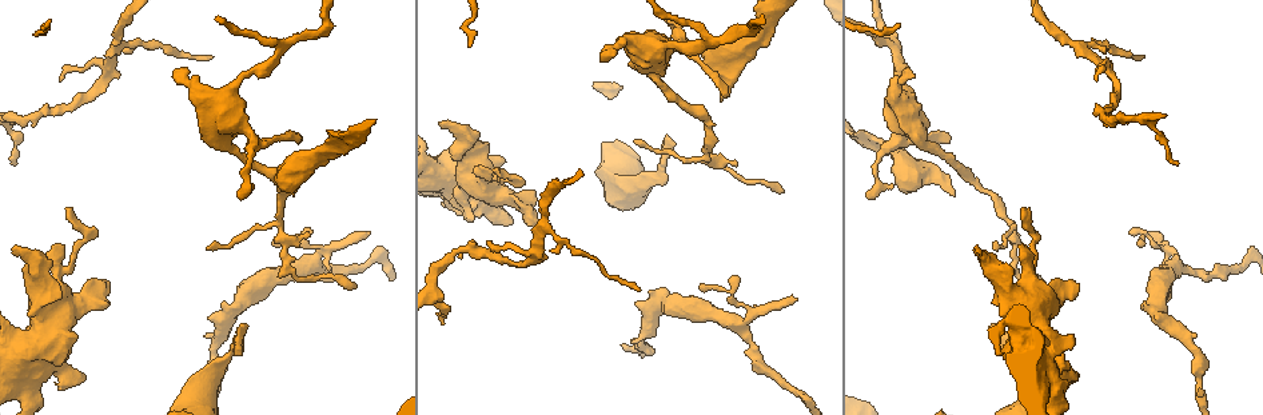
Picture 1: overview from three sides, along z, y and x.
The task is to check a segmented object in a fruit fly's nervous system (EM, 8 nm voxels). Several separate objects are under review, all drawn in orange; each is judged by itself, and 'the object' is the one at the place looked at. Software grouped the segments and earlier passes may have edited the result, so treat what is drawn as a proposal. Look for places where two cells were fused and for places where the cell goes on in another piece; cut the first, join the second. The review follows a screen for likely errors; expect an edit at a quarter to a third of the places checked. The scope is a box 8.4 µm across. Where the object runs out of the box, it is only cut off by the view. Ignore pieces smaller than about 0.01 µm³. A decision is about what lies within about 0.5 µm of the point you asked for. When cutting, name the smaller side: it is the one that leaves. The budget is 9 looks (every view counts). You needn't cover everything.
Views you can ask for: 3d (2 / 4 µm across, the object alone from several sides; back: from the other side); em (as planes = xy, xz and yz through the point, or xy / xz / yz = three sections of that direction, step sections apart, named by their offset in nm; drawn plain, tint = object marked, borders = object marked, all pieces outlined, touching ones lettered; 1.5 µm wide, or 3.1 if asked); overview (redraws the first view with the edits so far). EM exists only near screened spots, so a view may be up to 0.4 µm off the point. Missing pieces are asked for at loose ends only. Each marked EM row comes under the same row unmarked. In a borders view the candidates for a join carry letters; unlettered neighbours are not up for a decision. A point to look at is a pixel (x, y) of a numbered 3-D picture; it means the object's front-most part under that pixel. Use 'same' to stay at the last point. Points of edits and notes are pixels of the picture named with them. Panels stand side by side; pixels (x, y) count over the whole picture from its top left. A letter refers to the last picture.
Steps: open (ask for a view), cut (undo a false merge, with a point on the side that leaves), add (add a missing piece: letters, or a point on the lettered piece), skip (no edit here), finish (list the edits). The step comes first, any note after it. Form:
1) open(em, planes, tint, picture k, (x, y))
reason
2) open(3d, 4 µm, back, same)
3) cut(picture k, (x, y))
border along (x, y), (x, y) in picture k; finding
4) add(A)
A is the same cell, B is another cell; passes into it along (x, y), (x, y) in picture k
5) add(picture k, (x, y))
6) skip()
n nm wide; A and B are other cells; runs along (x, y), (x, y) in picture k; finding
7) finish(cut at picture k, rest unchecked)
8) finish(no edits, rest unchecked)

open(em, yz, step 8, tint, picture 1, (367, 231))
tapers out

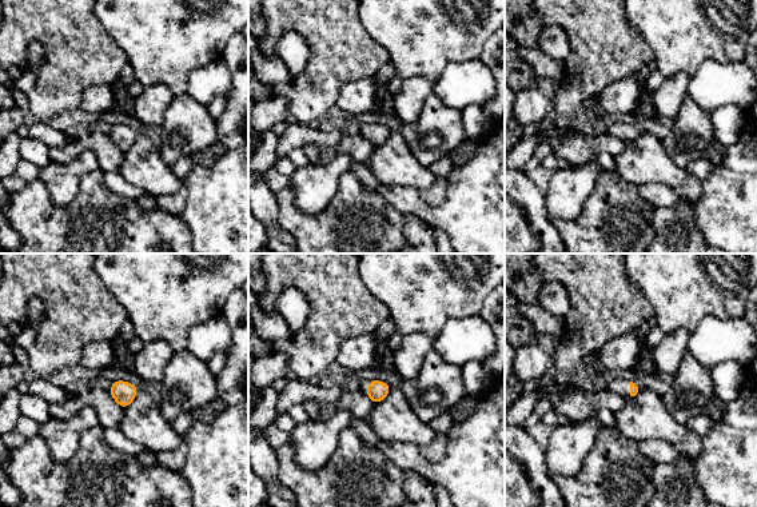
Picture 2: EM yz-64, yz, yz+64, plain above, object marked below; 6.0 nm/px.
open(em, planes, borders, same)

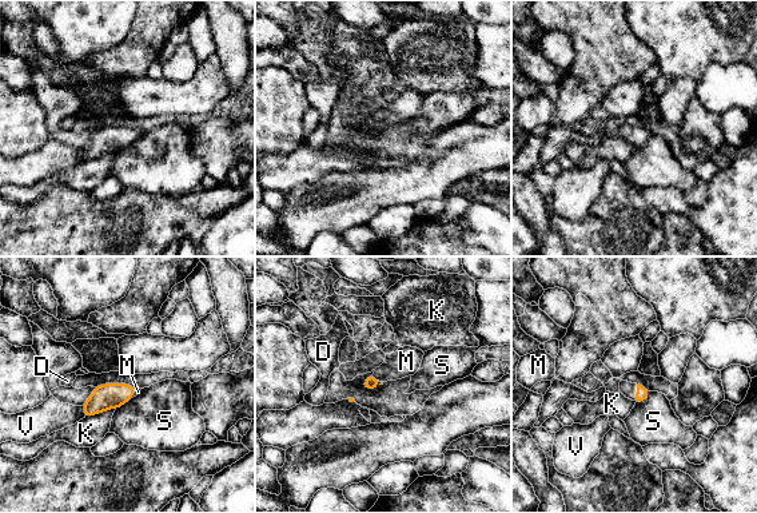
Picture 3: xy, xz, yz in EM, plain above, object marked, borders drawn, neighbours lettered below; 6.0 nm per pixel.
add(M)
M is the same cell, D, K, S and V are other cells; the cell continues

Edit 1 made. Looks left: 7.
open(overview)

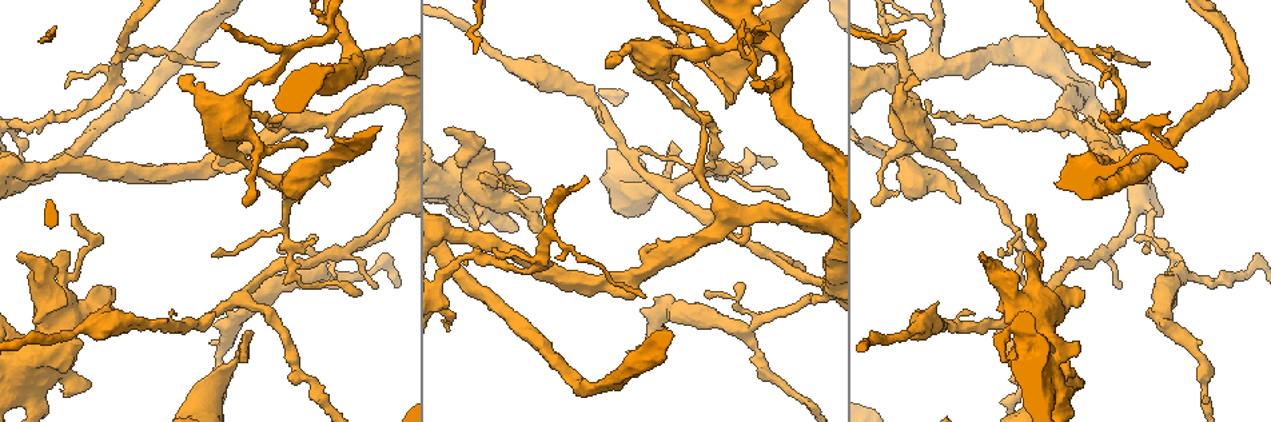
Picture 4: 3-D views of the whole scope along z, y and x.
open(em, planes, tint, picture 4, (995, 333))
tapers out

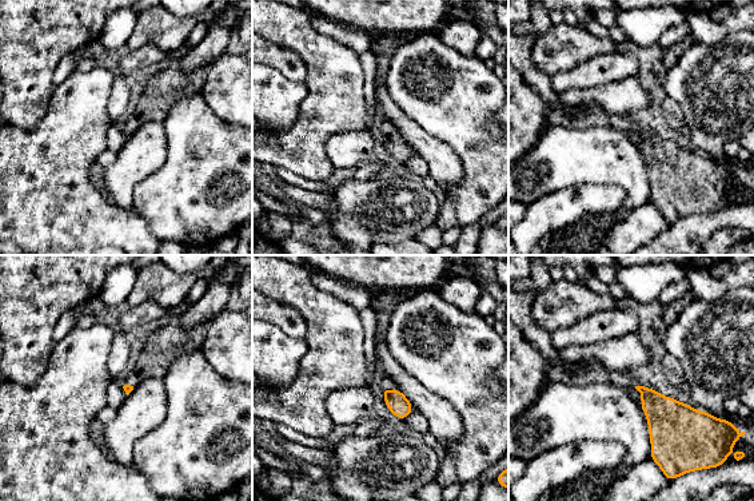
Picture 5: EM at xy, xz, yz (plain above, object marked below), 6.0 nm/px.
open(em, planes, borders, same)
what lies round it

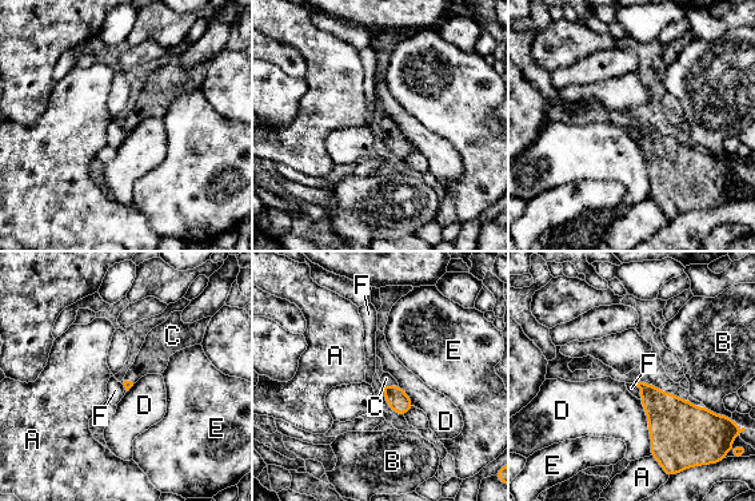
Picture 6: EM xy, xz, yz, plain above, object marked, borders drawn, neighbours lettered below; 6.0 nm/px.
add(C)
D touches over 340 nm; C is the same cell, A, B, D, E and F are other cells; the cell continues

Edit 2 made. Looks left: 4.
open(3d, 4 µm, picture 4, (181, 85))
branch stops here

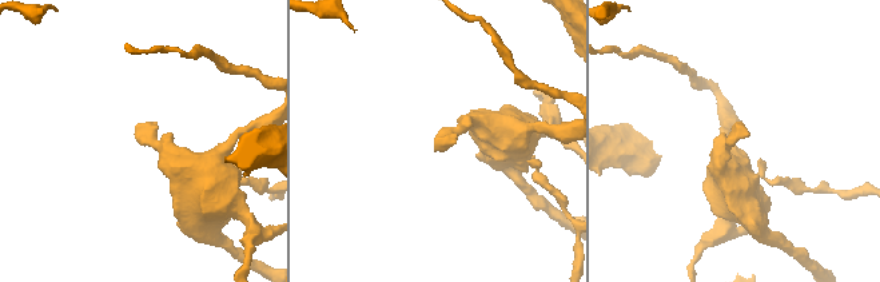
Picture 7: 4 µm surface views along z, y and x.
open(em, planes, borders, picture 7, (135, 136))
need the tissue

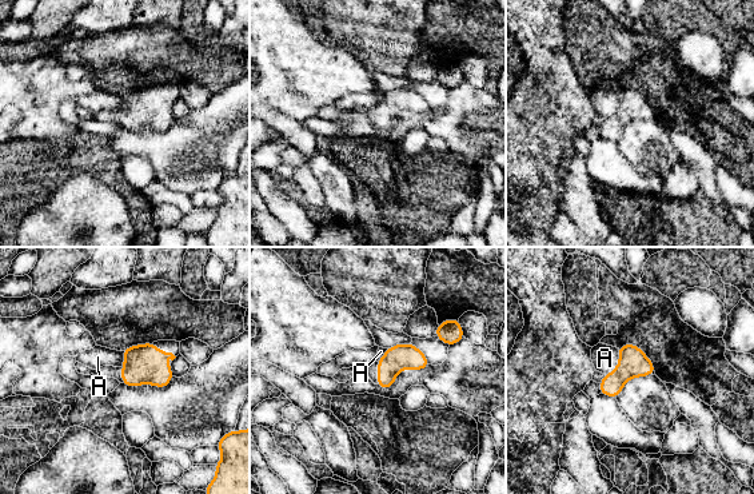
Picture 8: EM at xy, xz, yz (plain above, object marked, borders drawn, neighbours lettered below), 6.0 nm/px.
skip()
A is another cell; no lettered piece goes on from it

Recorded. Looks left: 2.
open(em, planes, borders, picture 4, (65, 88))
branch stops here

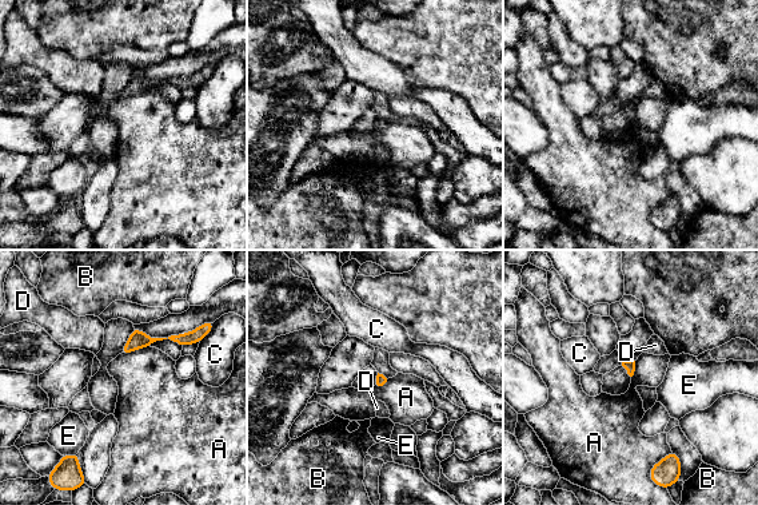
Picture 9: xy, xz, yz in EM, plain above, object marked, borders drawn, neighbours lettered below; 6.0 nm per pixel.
skip()
A, B, C, D and E are other cells; border along (150, 345), (120, 354) in picture 9; no lettered piece goes on from it

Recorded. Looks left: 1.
finish(add at picture 3, add at picture 6, rest unchecked)

